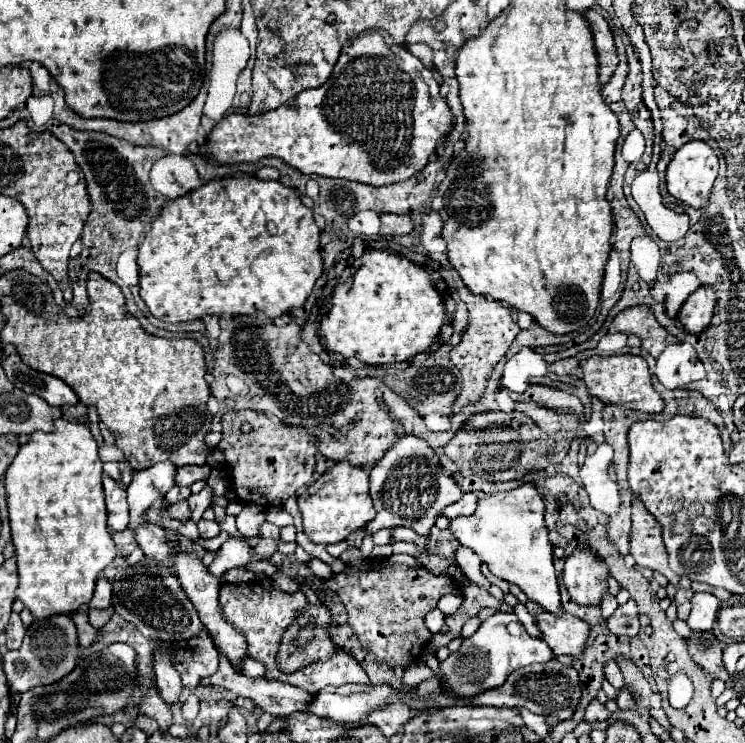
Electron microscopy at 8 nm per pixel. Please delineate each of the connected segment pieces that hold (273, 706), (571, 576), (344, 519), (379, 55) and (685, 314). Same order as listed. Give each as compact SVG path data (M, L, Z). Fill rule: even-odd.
M220 656L220 668L214 676L204 678L201 680L201 684L212 686L222 686L234 694L240 694L240 696L246 696L250 700L254 700L264 712L276 716L276 718L284 718L284 716L290 716L292 712L304 712L306 710L306 704L312 700L312 692L306 692L302 688L296 688L296 686L290 686L290 684L284 684L284 682L276 682L276 680L266 680L265 677L250 678L244 676L242 672L236 672L232 668L232 664L228 664L228 658L226 656Z
M574 552L566 558L564 564L564 584L570 594L570 600L580 606L598 606L602 594L608 592L608 568L592 552Z
M336 462L330 466L308 490L298 496L298 508L302 514L304 534L314 544L336 544L348 538L354 530L366 526L374 518L372 498L368 492L368 476L362 468L348 462Z
M368 32L364 36L358 36L354 40L348 40L342 48L342 54L334 66L334 72L330 74L330 78L314 90L302 90L298 96L294 96L290 102L286 102L284 106L276 108L276 110L268 110L264 114L258 116L246 116L246 114L228 114L224 116L220 122L216 122L216 126L212 128L212 132L206 138L204 148L210 152L210 156L214 158L214 162L218 164L240 164L240 162L258 162L260 158L266 156L276 156L282 158L286 164L290 164L292 168L298 168L302 174L318 174L318 176L326 176L326 178L346 178L346 180L356 180L362 184L372 184L372 186L384 186L384 184L392 184L392 182L400 182L410 178L412 174L420 172L430 156L436 152L436 144L440 136L450 134L454 126L454 116L448 108L448 104L444 102L444 98L440 96L440 86L432 76L432 70L428 70L416 56L412 56L404 46L398 46L390 40L390 36L386 32Z
M702 286L688 296L688 300L678 312L678 320L690 334L700 334L710 324L714 316L714 306L714 290L710 286Z

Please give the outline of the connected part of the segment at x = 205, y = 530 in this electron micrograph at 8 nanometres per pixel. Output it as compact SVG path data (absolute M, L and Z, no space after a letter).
M200 520L198 530L200 530L200 536L204 536L204 538L214 538L214 536L220 534L216 520Z

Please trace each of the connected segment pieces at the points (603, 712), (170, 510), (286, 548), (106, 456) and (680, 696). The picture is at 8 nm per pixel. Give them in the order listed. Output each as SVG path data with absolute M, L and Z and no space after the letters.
M592 700L592 702L588 704L586 712L584 712L584 720L586 720L588 724L594 724L594 722L604 722L604 720L608 720L608 718L610 718L608 708L606 708L604 704L600 704L598 700Z
M182 500L182 502L176 502L176 504L168 504L166 502L166 514L172 518L172 520L188 520L190 518L190 508L188 508L188 502Z
M260 540L260 544L254 548L254 556L258 558L266 558L266 556L272 556L274 552L284 552L284 554L292 554L296 548L294 542L282 542L282 540Z
M102 446L102 448L100 448L100 458L102 458L102 462L108 462L108 460L126 462L126 460L124 460L124 454L122 454L116 446Z
M676 674L670 684L668 684L668 696L670 696L670 704L674 708L684 708L690 700L692 700L692 682L686 674Z

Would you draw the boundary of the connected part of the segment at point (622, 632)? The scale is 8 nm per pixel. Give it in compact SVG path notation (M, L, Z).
M630 598L626 604L620 604L616 612L606 618L608 630L616 636L636 636L638 634L638 608Z

